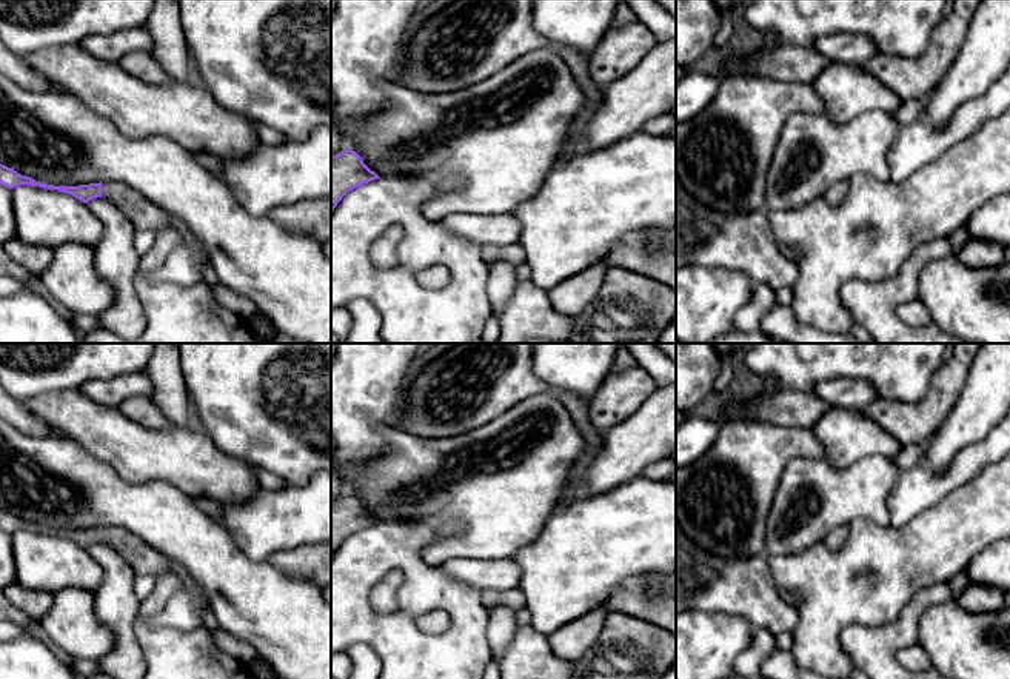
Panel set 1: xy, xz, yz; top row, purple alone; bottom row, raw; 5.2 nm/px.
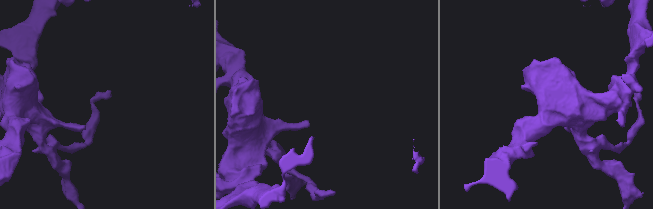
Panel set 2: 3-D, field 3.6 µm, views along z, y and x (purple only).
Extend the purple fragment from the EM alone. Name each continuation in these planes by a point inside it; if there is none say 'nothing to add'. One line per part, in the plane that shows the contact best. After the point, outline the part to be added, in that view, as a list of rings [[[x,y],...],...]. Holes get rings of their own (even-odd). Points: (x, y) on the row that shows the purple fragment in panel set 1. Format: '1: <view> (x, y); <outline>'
1: xy (143, 214); [[[120,182],[102,183],[102,197],[115,203],[132,222],[137,231],[172,228],[166,214],[142,194]]]

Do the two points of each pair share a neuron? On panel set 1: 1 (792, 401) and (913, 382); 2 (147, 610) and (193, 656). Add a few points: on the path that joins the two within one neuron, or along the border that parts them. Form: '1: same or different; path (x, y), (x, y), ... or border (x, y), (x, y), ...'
1: different; border (785, 387), (812, 390)
2: different; border (179, 590), (159, 613), (139, 616)

